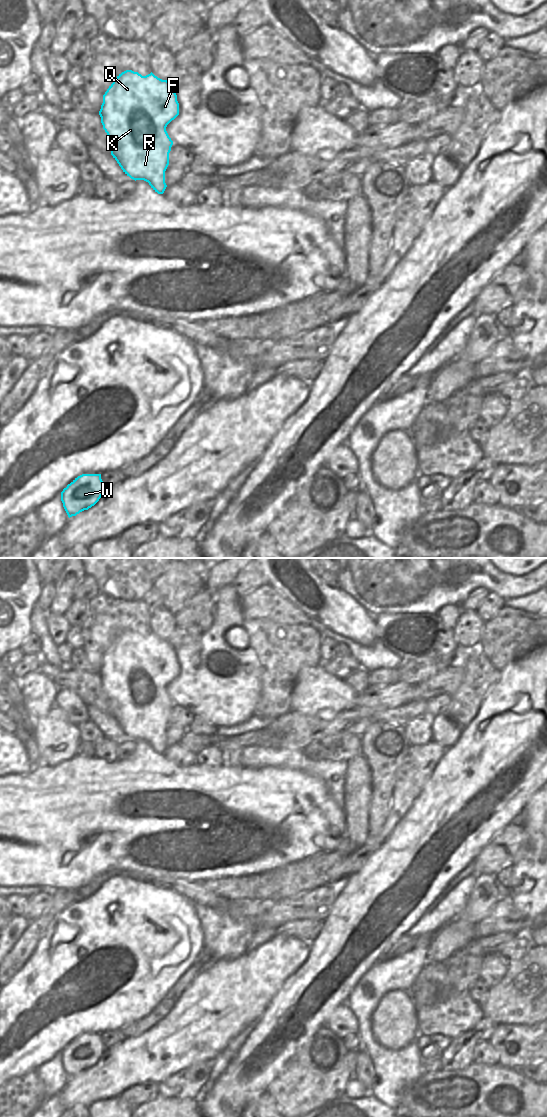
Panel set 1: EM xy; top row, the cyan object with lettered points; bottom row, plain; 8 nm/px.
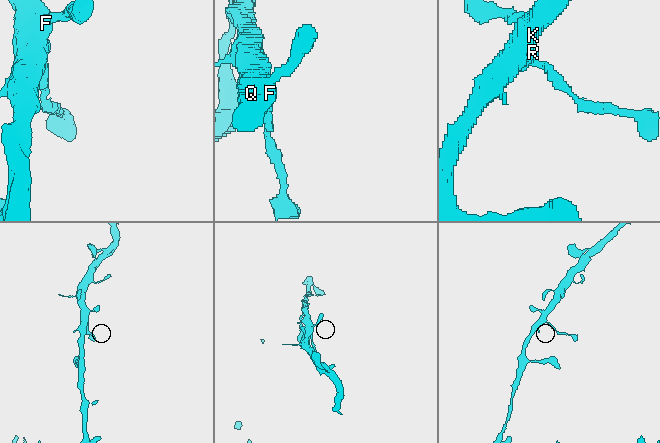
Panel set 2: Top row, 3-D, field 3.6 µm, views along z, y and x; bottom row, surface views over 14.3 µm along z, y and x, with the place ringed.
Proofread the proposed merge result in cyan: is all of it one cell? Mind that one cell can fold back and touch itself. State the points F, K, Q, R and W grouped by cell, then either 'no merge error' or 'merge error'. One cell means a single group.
F K Q R W; no merge error

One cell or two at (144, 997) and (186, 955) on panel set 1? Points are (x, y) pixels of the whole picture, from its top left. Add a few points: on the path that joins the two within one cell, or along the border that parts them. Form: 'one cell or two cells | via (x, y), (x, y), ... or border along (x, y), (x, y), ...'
one cell | via (154, 986), (175, 965)

